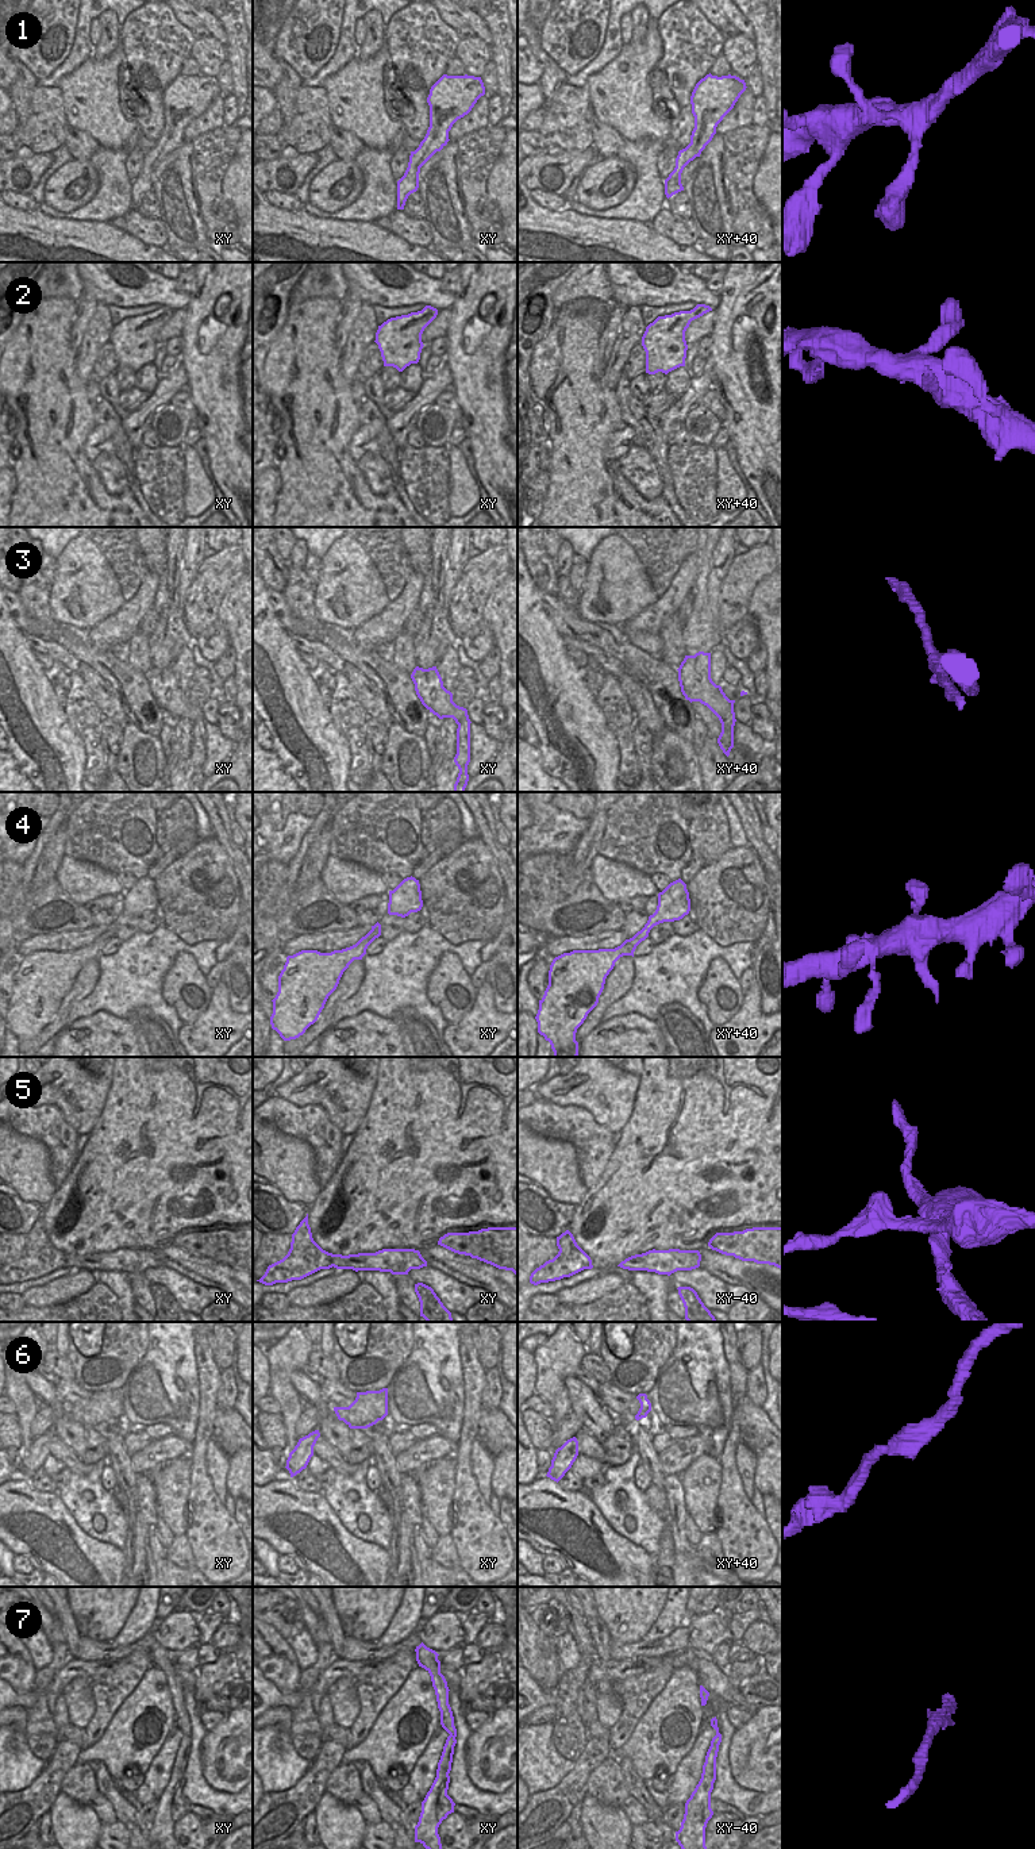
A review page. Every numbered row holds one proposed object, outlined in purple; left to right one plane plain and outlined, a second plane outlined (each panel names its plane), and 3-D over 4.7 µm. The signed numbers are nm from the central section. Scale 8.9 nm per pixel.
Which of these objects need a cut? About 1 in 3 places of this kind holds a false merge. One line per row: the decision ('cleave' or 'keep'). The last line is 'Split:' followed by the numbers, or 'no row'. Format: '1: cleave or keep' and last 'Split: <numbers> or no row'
1: keep
2: keep
3: cleave
4: keep
5: cleave
6: keep
7: keep
Split: 3, 5

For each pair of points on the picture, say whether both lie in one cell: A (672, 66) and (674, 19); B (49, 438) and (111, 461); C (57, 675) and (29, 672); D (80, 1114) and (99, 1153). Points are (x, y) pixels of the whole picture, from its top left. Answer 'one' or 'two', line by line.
A: one
B: two
C: two
D: two

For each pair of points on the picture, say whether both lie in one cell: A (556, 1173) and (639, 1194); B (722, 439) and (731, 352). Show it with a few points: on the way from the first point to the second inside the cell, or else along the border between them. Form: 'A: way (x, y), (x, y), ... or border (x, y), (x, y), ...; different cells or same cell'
A: border (588, 1190), (576, 1207); different cells
B: border (723, 425), (730, 439); different cells

